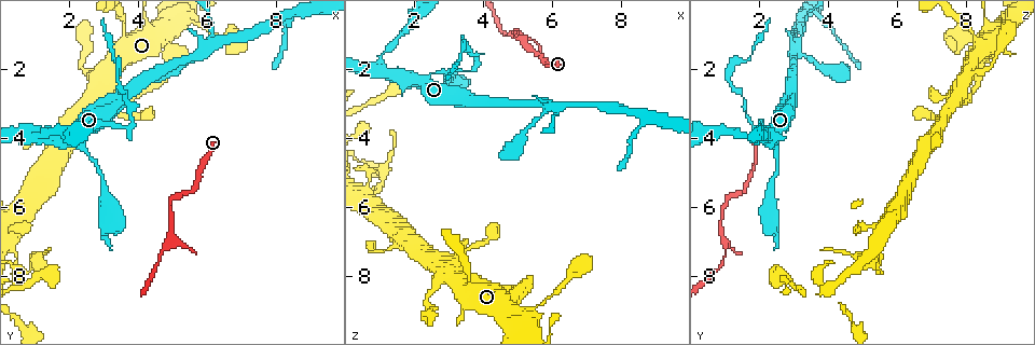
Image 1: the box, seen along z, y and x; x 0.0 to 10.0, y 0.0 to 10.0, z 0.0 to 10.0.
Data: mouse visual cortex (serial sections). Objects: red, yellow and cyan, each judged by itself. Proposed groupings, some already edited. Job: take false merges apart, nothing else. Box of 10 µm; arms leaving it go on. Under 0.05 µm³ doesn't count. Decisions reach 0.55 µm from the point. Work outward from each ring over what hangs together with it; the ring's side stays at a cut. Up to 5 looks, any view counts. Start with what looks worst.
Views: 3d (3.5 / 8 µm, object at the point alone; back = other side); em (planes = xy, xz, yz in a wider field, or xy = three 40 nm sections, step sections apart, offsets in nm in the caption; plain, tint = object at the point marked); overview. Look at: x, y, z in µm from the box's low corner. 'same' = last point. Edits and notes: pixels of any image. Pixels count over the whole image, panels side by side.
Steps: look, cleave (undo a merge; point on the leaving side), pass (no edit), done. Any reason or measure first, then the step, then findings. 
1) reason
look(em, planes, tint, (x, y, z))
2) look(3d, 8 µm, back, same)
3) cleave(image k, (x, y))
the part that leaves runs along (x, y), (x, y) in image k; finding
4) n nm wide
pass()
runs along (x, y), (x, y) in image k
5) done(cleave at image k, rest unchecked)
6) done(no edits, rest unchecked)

look(3d, 8 µm, (3.55, 3.70, 2.10))

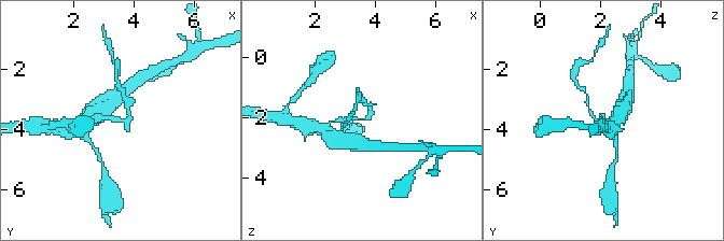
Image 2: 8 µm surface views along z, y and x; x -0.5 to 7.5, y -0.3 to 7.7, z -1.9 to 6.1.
look(3d, 3.5 µm, back, same)

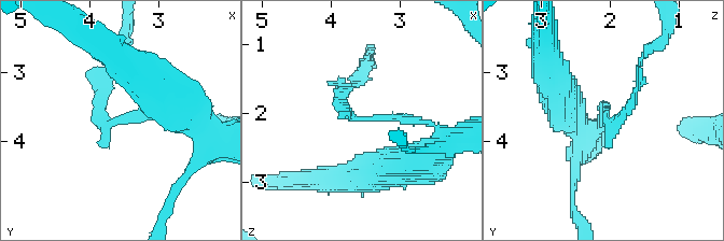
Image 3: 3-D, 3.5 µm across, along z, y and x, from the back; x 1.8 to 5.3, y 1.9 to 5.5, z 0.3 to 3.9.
arms of 150, 150 nm; shape alone is not enough
look(em, planes, tint, (3.60, 3.70, 2.10))

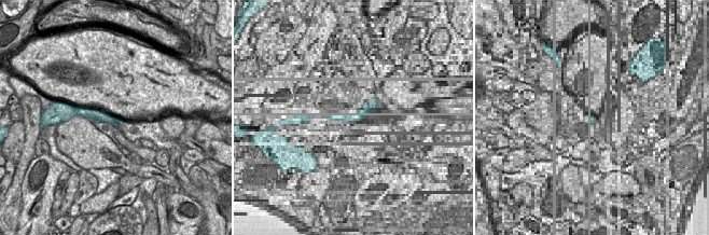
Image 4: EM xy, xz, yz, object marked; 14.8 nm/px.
pass()
runs along (79, 112), (102, 115), (116, 121) in image 4; all the same cell

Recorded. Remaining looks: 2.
narrows sharply
look(3d, 3.5 µm, (5.80, 1.60, 3.10))

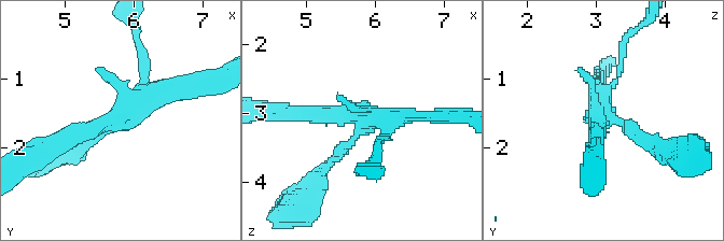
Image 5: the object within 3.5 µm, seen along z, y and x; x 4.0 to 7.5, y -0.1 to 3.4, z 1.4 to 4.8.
look(em, planes, tint, (5.75, 1.60, 3.05))

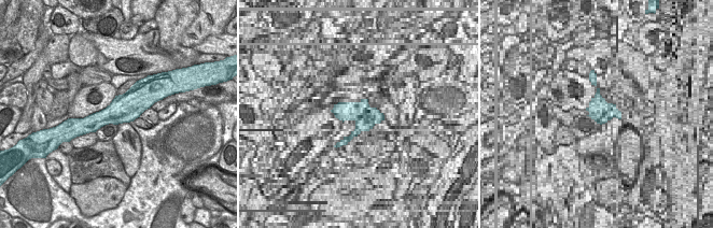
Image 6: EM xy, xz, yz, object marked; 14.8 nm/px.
pass()
runs along (56, 147), (155, 90), (185, 90) in image 5; all the same cell

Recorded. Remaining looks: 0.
done(no edits, rest unchecked)

